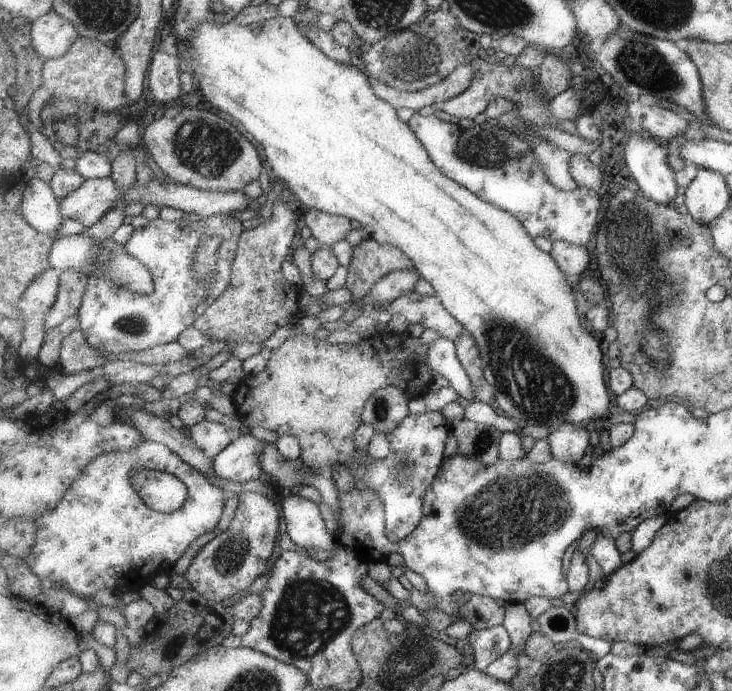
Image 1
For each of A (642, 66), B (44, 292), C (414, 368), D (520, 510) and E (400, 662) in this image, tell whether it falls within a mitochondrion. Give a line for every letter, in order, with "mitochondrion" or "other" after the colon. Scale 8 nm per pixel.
A: mitochondrion
B: other
C: other
D: mitochondrion
E: mitochondrion

